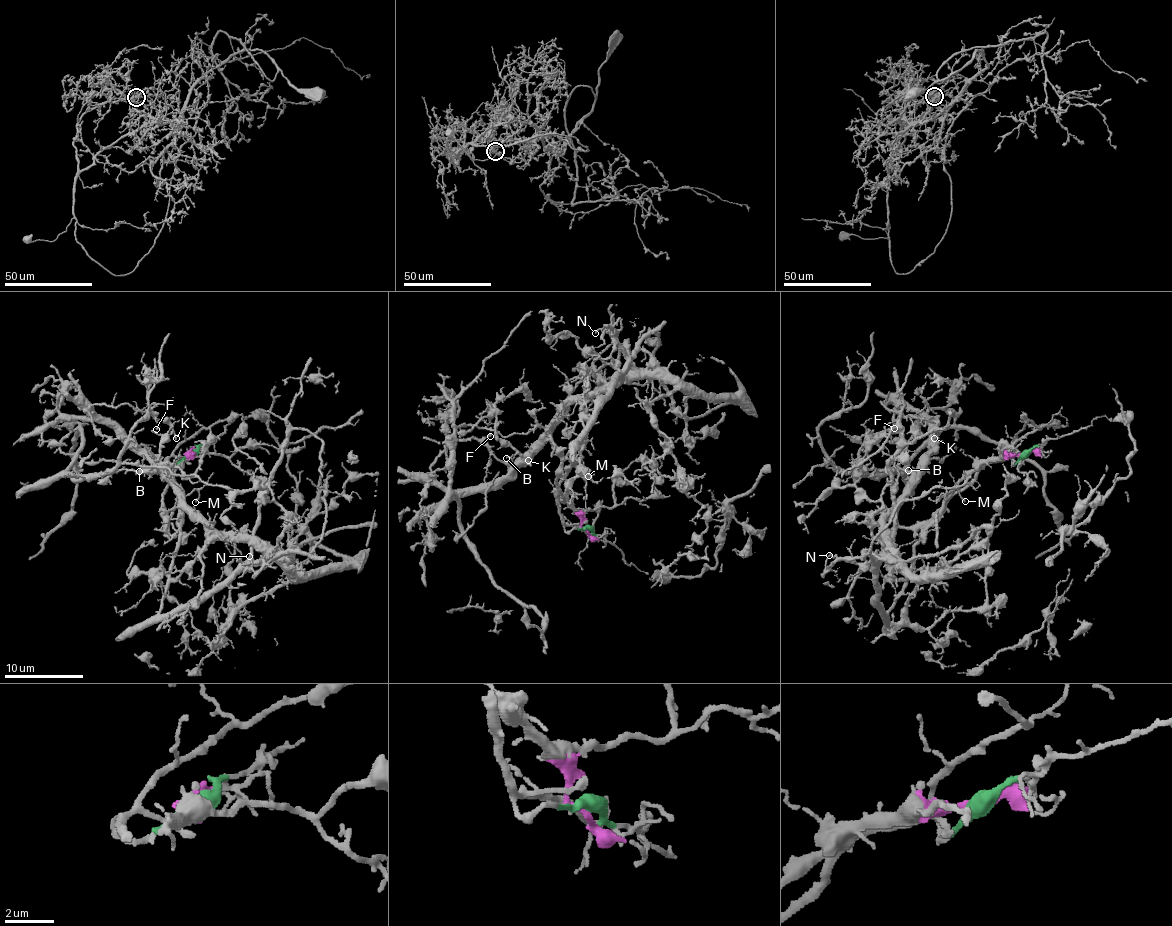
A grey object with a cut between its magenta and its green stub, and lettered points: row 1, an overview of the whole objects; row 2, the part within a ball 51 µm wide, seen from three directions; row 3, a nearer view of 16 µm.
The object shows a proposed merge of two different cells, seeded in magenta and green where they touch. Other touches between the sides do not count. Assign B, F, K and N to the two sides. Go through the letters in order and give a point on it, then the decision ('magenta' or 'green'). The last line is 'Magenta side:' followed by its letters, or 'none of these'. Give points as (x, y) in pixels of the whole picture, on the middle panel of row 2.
B: place (506, 458); magenta
F: place (490, 436); magenta
K: place (528, 460); magenta
N: place (595, 333); magenta
Magenta side: B, F, K, N

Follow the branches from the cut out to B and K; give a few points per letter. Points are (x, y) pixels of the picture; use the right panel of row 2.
B: (1022, 454), (993, 458), (976, 479), (927, 520), (902, 526), (896, 507), (917, 473), (909, 469)
K: (1022, 454), (993, 458), (927, 520), (902, 526), (930, 426), (881, 402), (935, 422), (934, 438)

